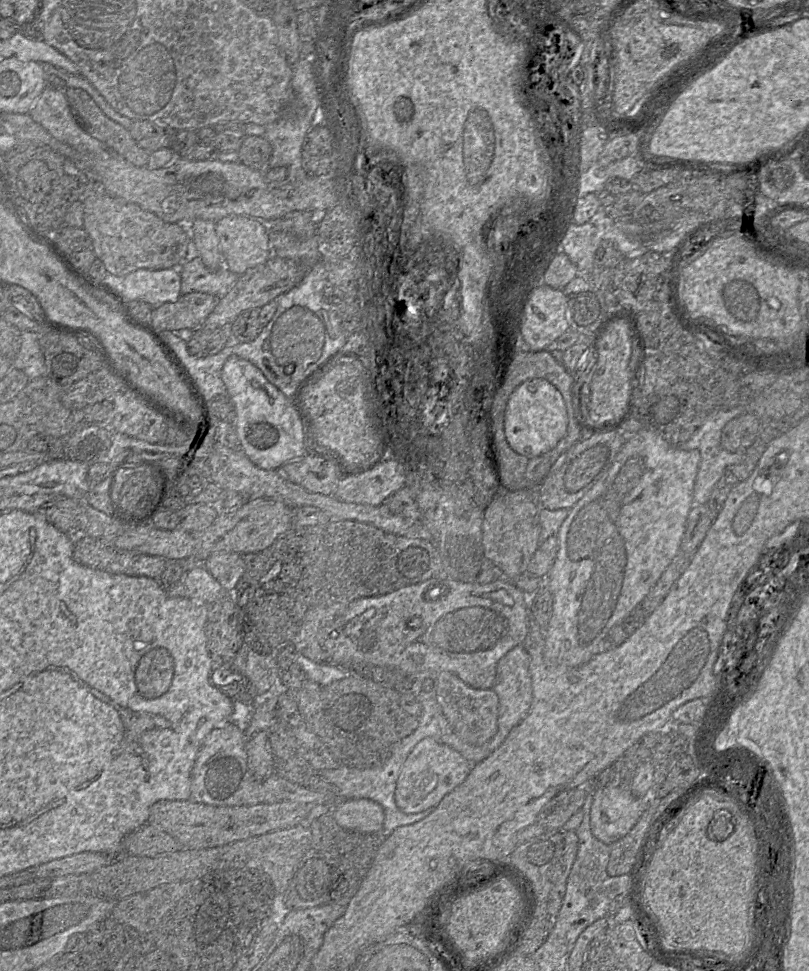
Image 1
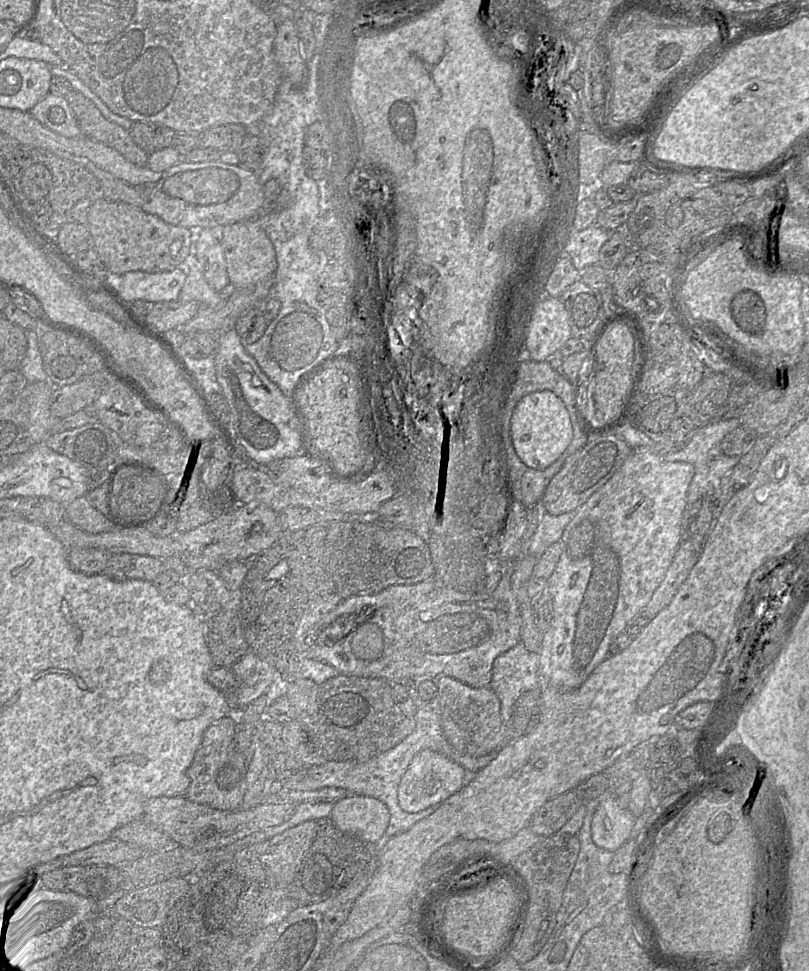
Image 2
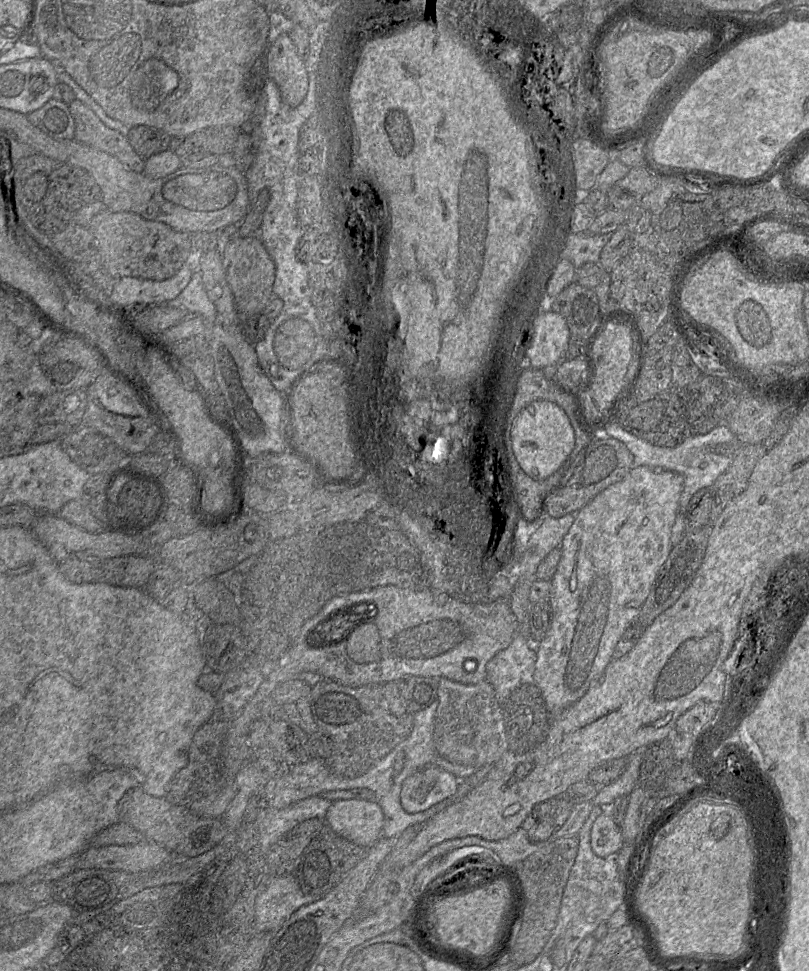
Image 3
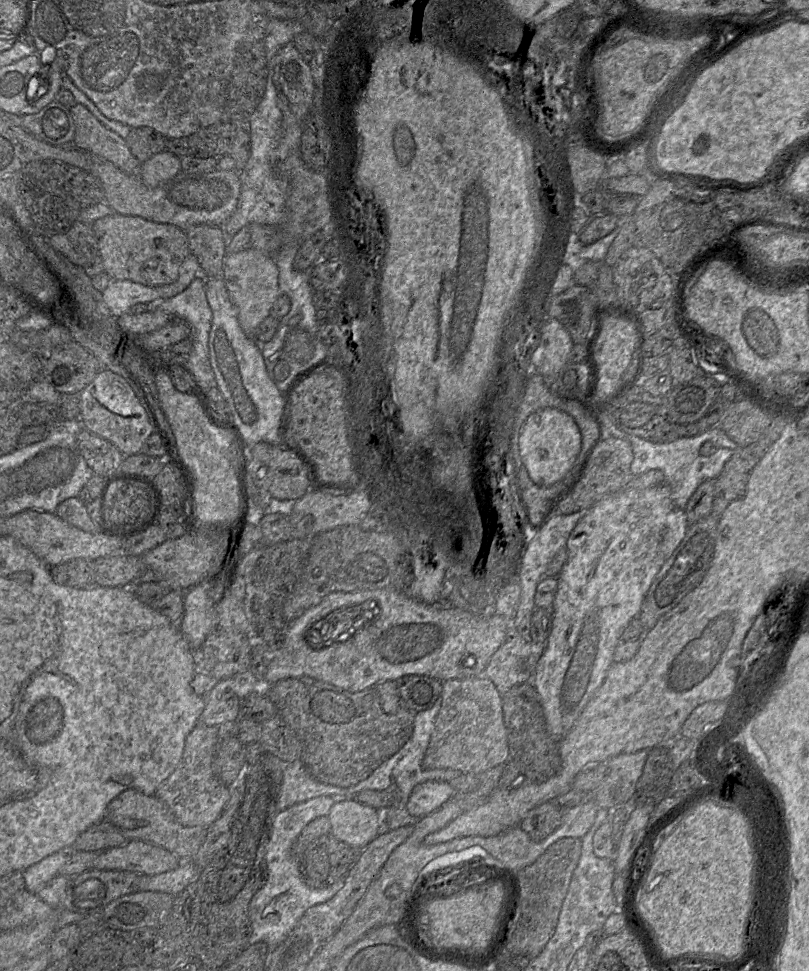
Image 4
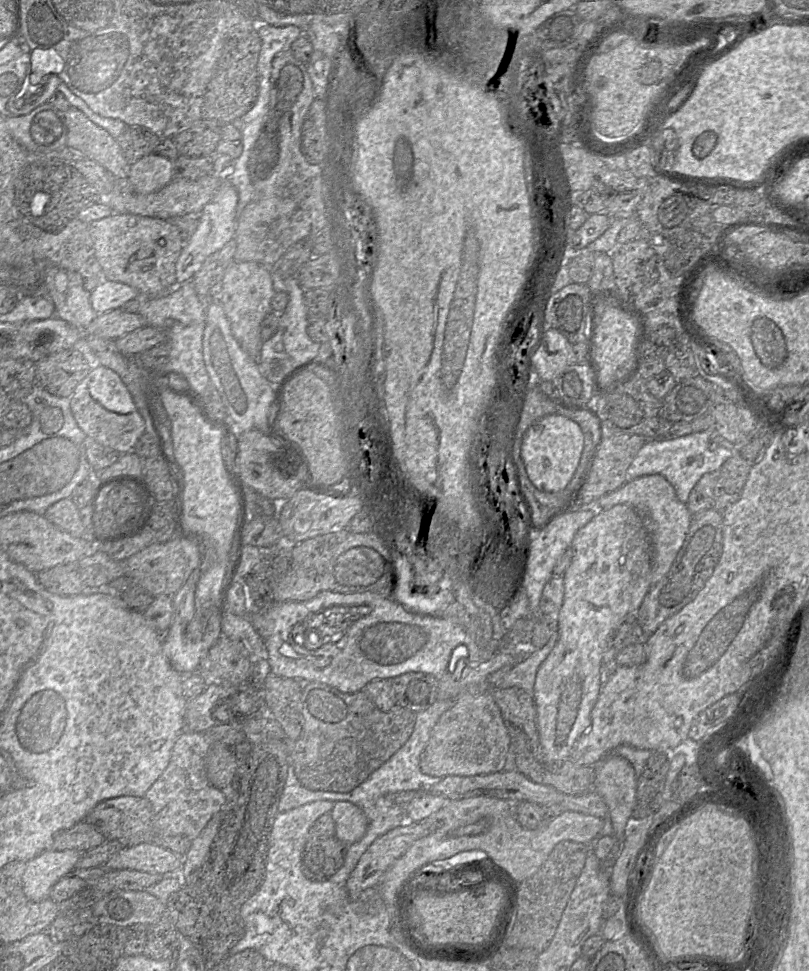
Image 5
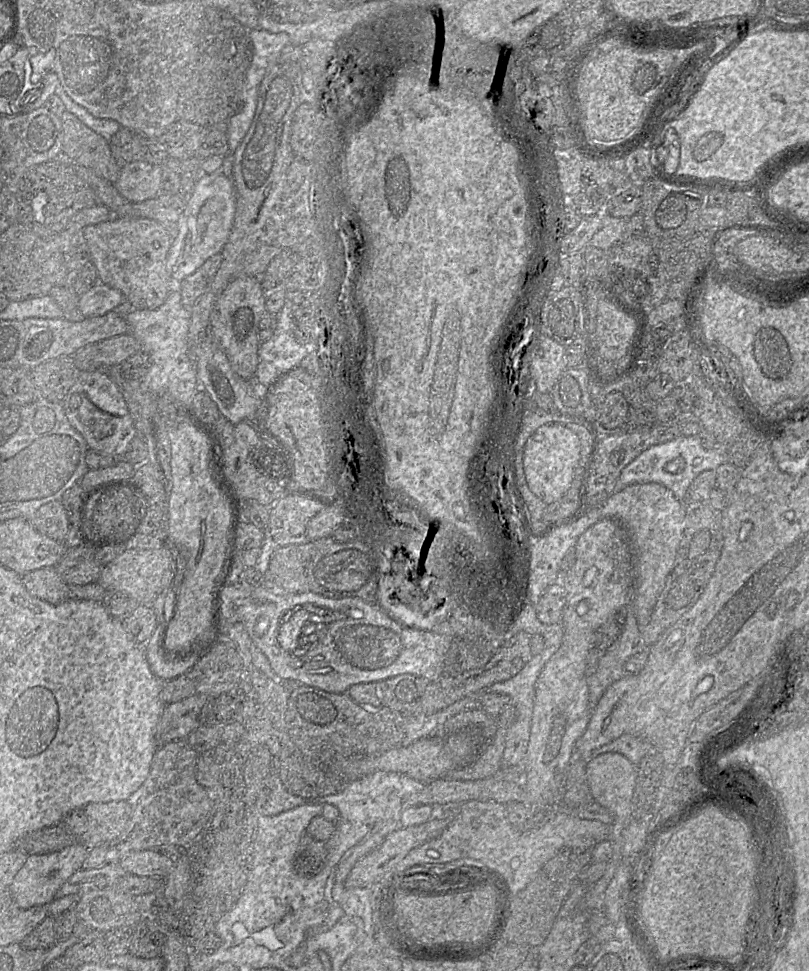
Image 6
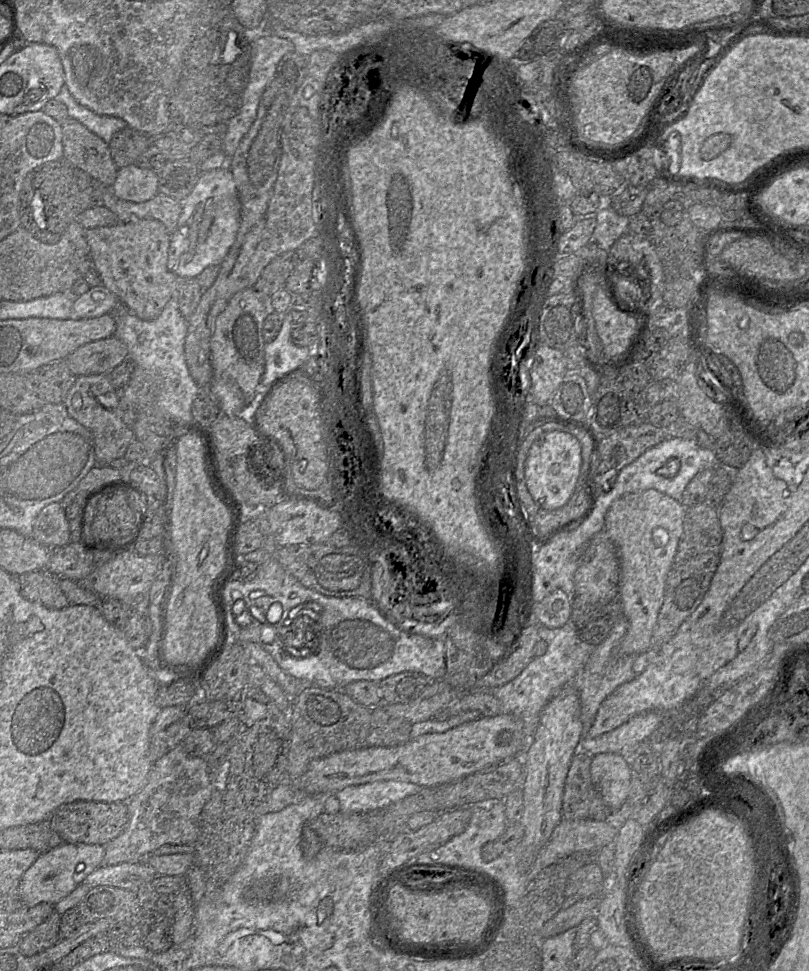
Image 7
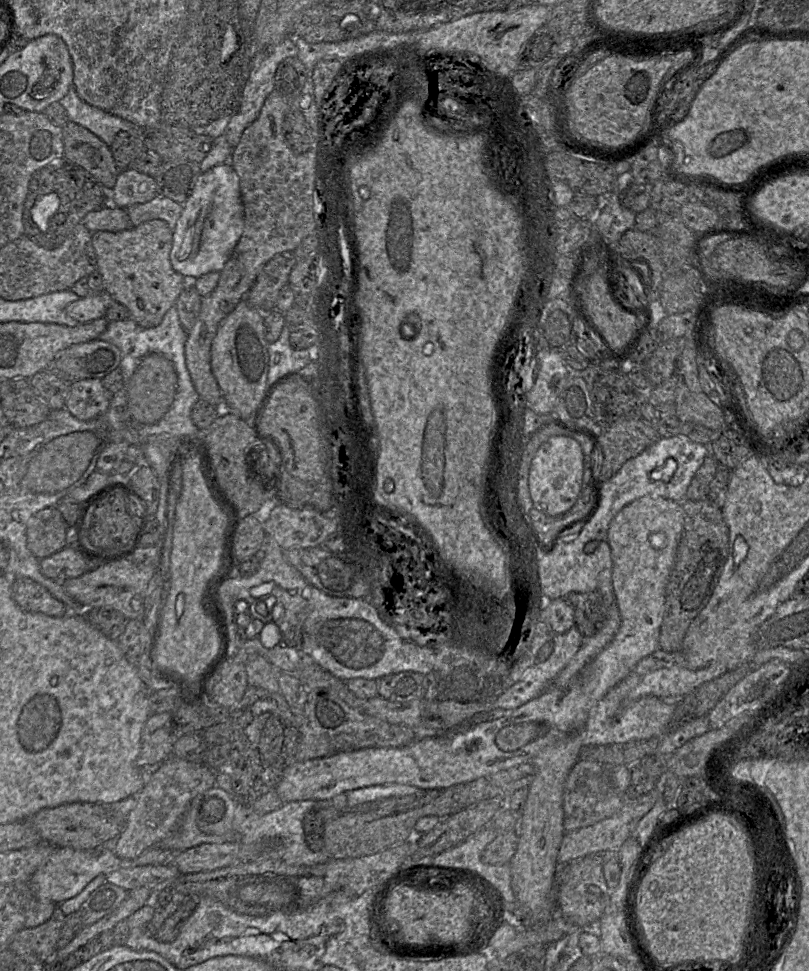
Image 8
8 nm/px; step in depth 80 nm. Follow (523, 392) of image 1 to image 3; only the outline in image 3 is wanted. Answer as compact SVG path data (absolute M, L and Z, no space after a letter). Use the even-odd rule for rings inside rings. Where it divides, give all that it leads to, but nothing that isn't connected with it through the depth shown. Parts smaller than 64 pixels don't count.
M535 401L522 409L513 422L512 451L521 469L532 479L545 481L559 471L575 445L575 432L563 409L550 401Z

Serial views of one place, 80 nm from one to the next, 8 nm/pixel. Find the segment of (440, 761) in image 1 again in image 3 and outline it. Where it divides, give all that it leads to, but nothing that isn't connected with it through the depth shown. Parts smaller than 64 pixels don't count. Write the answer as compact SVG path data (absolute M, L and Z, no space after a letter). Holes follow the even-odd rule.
M427 765L408 776L401 788L400 802L408 813L417 813L452 796L459 779L436 766Z

